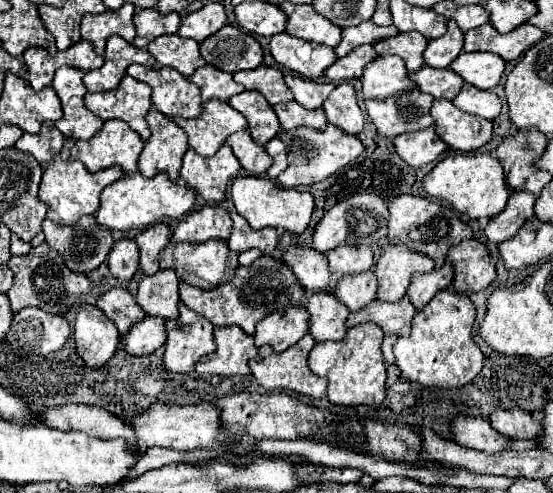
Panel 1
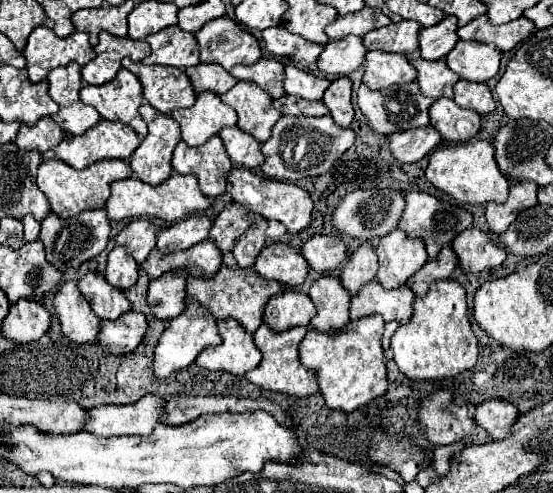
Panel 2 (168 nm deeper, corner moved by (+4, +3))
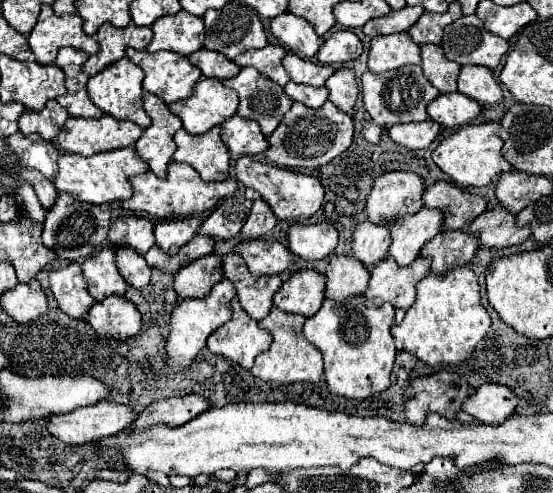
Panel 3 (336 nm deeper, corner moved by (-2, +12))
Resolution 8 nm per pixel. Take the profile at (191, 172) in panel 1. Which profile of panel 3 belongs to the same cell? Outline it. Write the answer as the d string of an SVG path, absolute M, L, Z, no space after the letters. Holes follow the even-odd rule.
M215 126L199 136L179 130L175 134L177 152L173 160L193 166L203 176L203 180L227 180L231 156L219 132L221 126Z

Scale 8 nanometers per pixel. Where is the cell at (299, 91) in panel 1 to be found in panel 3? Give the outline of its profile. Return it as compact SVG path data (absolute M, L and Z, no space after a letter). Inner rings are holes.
M287 54L283 58L283 66L289 72L291 80L297 84L309 84L309 86L325 86L327 78L335 72L331 66L323 66L323 64L315 64L311 60L305 60L297 54Z

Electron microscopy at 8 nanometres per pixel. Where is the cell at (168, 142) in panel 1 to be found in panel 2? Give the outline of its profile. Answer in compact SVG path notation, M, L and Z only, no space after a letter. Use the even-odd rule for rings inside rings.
M147 103L139 107L139 113L147 123L149 133L133 151L129 163L141 181L149 185L159 185L173 171L171 167L173 149L181 141L179 125L169 115L159 113Z

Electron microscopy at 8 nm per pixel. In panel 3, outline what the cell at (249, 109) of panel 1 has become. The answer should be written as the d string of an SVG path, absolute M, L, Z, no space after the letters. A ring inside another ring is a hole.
M251 66L241 68L235 78L223 80L223 84L233 88L239 96L237 114L259 122L265 136L271 136L271 132L279 126L281 118L293 104L293 100L279 84L267 80Z

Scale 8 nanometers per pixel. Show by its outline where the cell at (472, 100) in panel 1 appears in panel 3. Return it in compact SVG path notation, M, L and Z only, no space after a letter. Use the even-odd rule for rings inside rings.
M463 66L457 86L461 94L475 98L479 104L497 104L503 98L493 72L485 66Z

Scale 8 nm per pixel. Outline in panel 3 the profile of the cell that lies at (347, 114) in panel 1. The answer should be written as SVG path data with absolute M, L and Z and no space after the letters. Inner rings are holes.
M341 68L337 70L325 84L329 88L329 100L343 112L351 114L355 100L357 100L357 80L355 80L355 70L351 68Z

